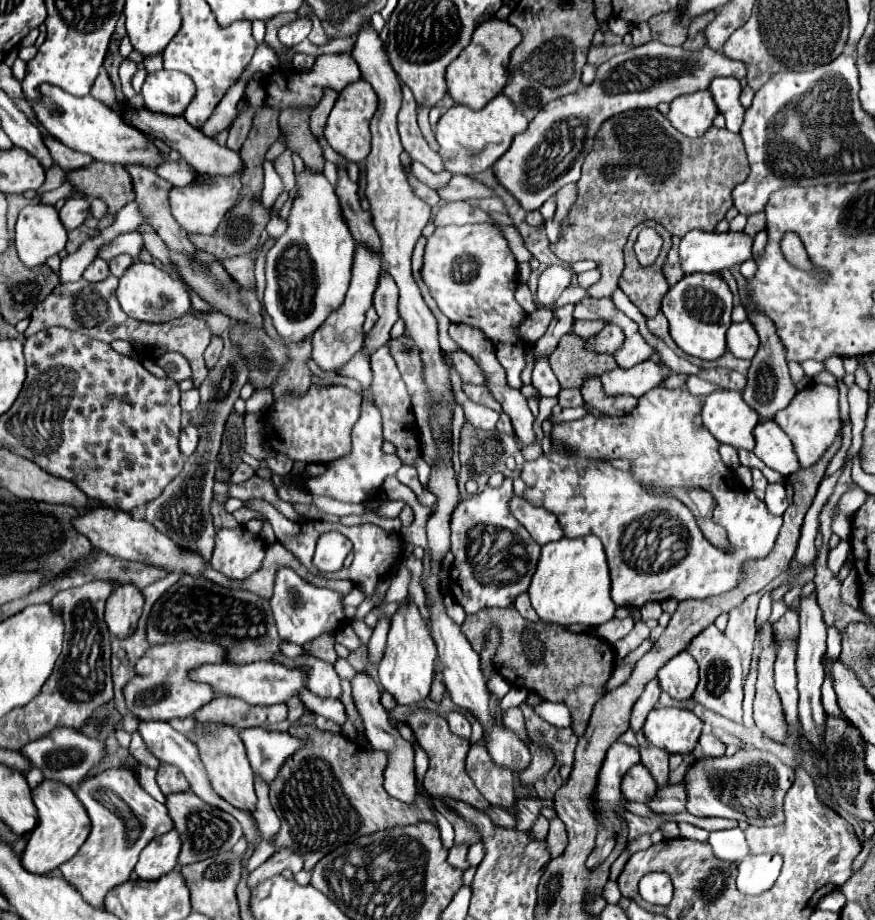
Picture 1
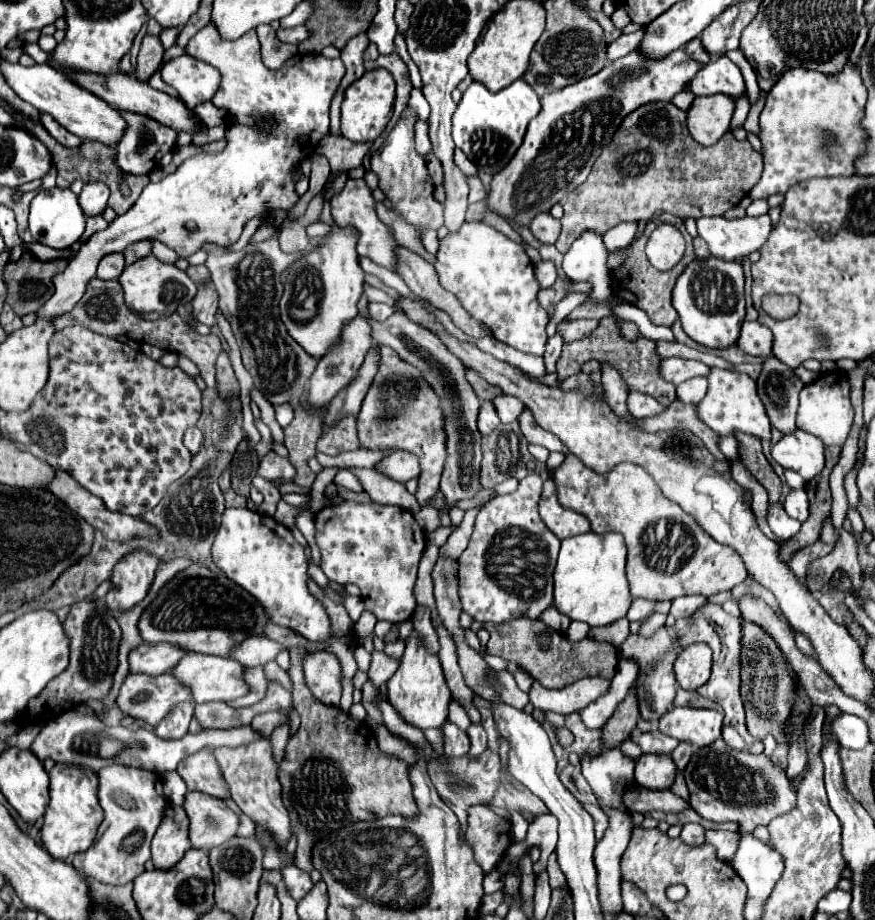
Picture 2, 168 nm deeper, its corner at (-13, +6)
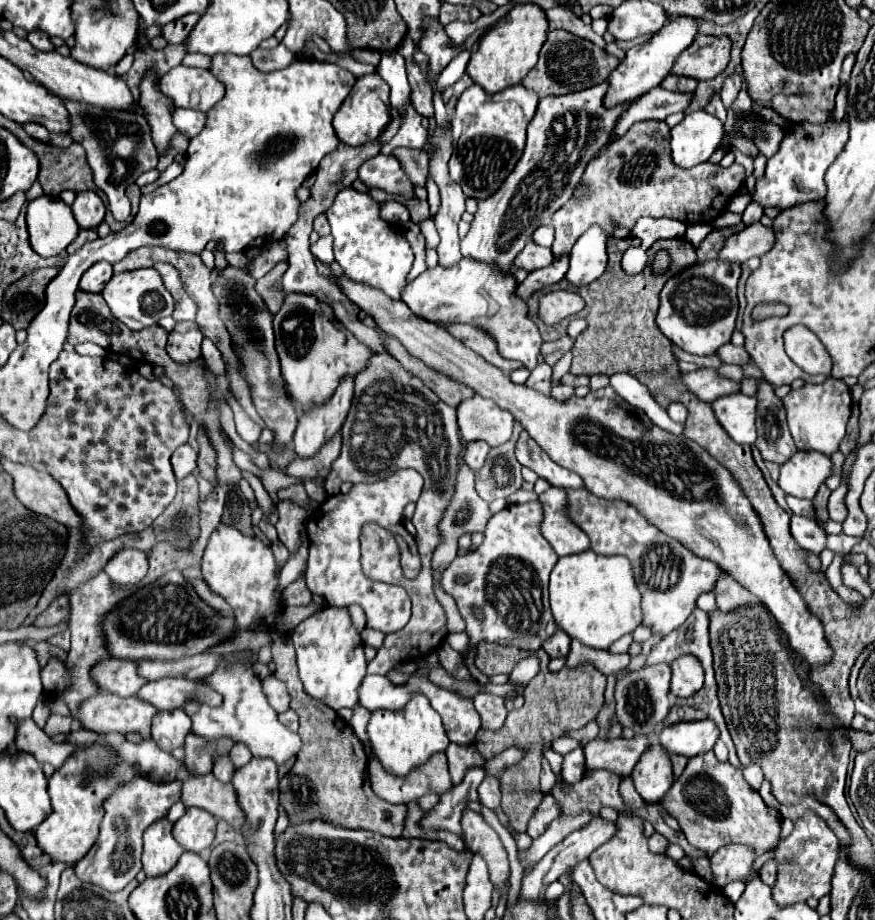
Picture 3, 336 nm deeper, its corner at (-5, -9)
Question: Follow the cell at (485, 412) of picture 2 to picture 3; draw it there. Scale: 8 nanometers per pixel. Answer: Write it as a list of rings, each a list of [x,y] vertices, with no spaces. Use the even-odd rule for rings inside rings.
[[[475,440],[475,442],[471,442],[469,448],[467,448],[465,462],[467,462],[473,470],[477,470],[477,468],[481,468],[481,464],[485,462],[485,456],[487,456],[489,450],[491,450],[491,446],[489,446],[485,440]]]

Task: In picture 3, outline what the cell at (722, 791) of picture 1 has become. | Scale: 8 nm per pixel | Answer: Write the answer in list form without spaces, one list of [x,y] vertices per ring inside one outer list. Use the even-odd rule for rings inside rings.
[[[713,752],[689,758],[683,774],[673,782],[661,804],[679,822],[689,844],[709,856],[727,844],[745,844],[753,848],[755,856],[763,856],[781,840],[781,812],[761,800],[759,792],[745,782],[739,768],[719,762]]]

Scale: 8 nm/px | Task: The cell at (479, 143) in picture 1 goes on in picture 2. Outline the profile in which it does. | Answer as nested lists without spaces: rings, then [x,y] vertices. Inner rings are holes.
[[[517,79],[507,89],[501,89],[501,93],[489,93],[485,85],[473,81],[463,93],[463,99],[453,115],[455,147],[461,149],[479,171],[495,175],[515,155],[515,151],[523,141],[529,121],[539,111],[541,111],[539,97],[533,91],[533,87],[527,85],[523,79]]]

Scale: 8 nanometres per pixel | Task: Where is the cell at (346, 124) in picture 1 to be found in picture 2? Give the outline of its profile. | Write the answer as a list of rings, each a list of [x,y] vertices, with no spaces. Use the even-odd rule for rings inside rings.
[[[377,67],[373,71],[365,71],[361,79],[351,83],[345,89],[345,97],[341,103],[341,129],[343,135],[351,141],[363,143],[363,141],[375,141],[387,127],[387,123],[393,117],[393,105],[395,105],[395,79],[393,75]]]

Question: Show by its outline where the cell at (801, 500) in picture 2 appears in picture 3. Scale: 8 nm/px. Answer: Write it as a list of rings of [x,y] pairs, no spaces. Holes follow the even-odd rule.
[[[793,514],[791,516],[791,536],[801,548],[811,550],[815,554],[819,554],[825,548],[825,530],[821,530],[813,518]]]

